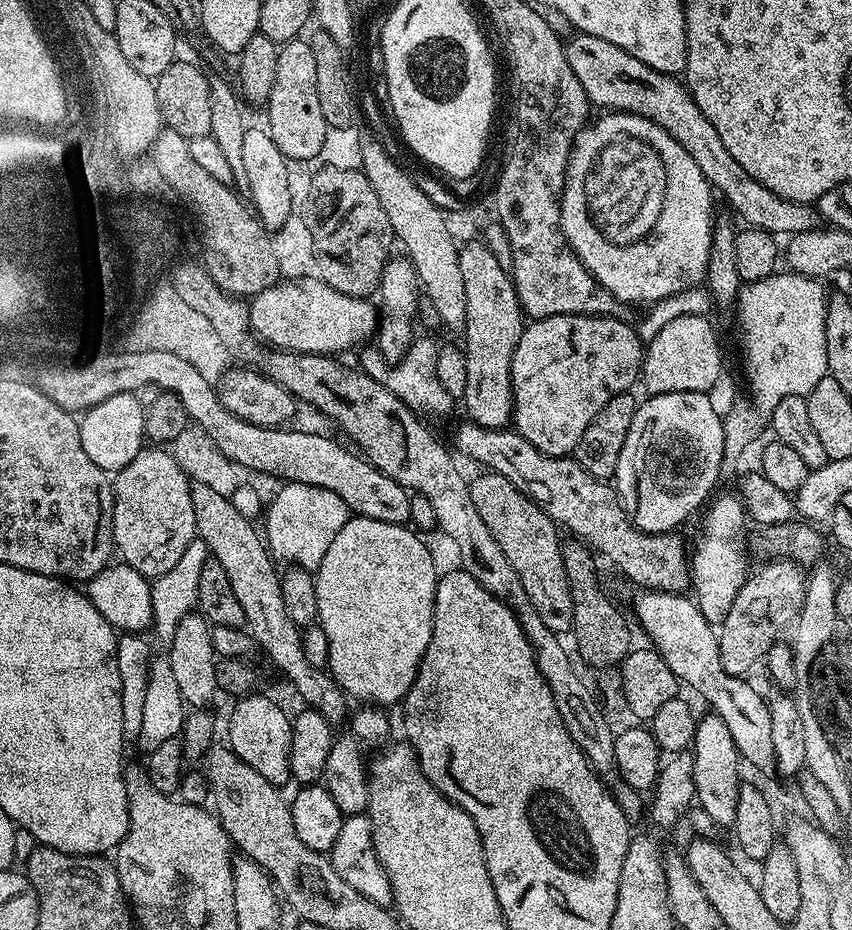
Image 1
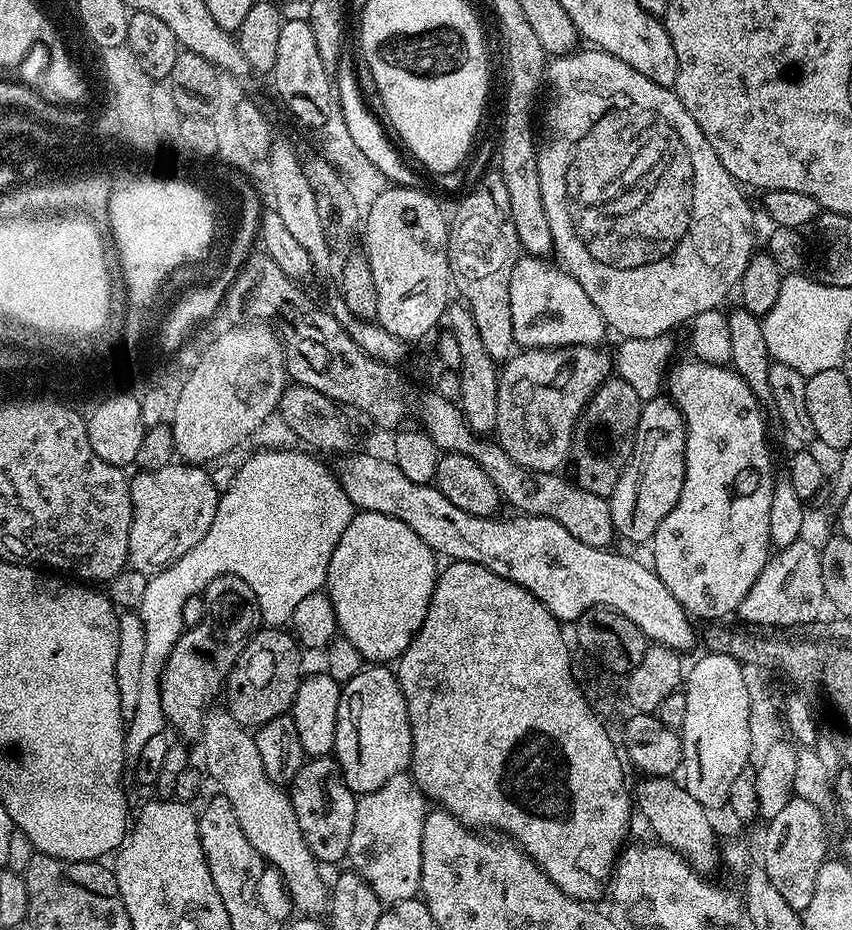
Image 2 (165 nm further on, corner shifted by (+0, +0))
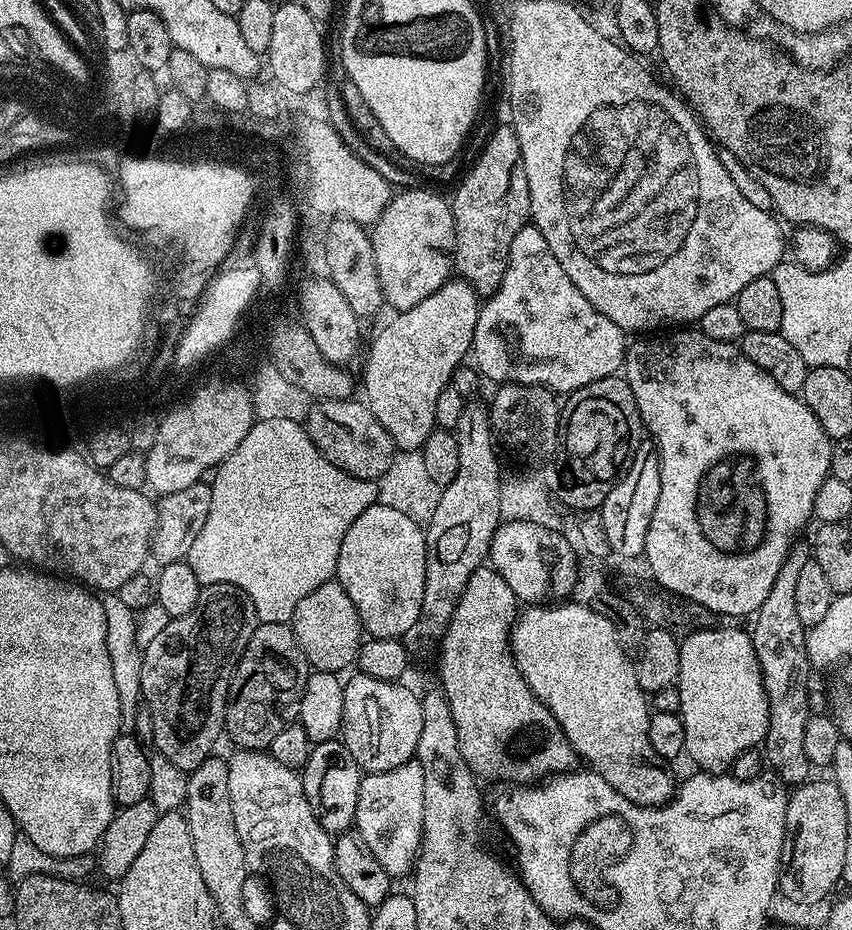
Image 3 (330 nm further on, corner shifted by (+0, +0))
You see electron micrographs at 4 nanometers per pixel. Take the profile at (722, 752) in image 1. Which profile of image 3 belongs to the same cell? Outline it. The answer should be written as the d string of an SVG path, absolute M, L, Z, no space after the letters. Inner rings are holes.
M713 626L703 628L700 631L683 637L680 640L680 679L678 681L678 687L680 690L680 710L678 715L680 715L682 722L686 726L686 746L684 747L684 751L687 759L690 758L696 763L695 767L699 771L711 772L713 774L727 773L732 767L734 758L738 758L738 754L763 745L764 735L768 729L768 699L766 698L766 690L762 682L762 670L758 666L758 658L754 654L752 638L745 629L743 632L740 628L720 628L720 626Z

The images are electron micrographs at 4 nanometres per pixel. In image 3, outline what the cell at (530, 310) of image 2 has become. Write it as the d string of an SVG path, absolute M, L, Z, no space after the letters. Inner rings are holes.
M525 226L522 230L518 230L518 234L514 234L514 242L510 242L510 254L506 262L506 274L502 278L502 286L498 286L496 293L483 301L478 314L478 322L474 326L471 355L476 356L474 367L481 377L485 381L493 380L493 385L496 386L536 384L540 388L548 388L557 394L567 394L578 391L579 388L590 382L598 382L598 378L617 375L624 363L625 351L626 333L618 326L614 326L614 322L610 322L610 318L606 318L606 314L602 314L596 309L586 298L586 294L582 294L582 290L578 290L578 286L574 286L574 282L570 282L570 274L566 274L566 270L562 270L562 262L558 262L558 258L554 258L554 254L550 250L550 246L546 246L546 238L542 238L542 230L538 230L534 226Z

